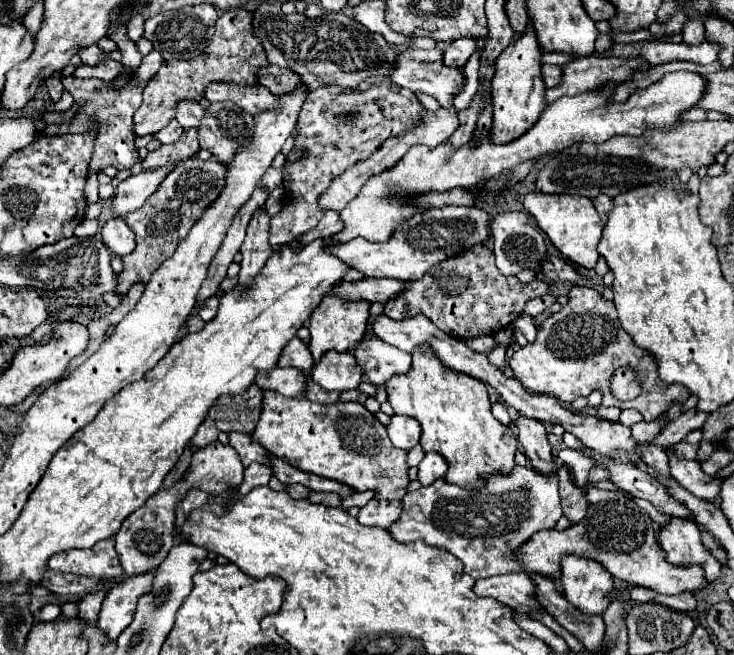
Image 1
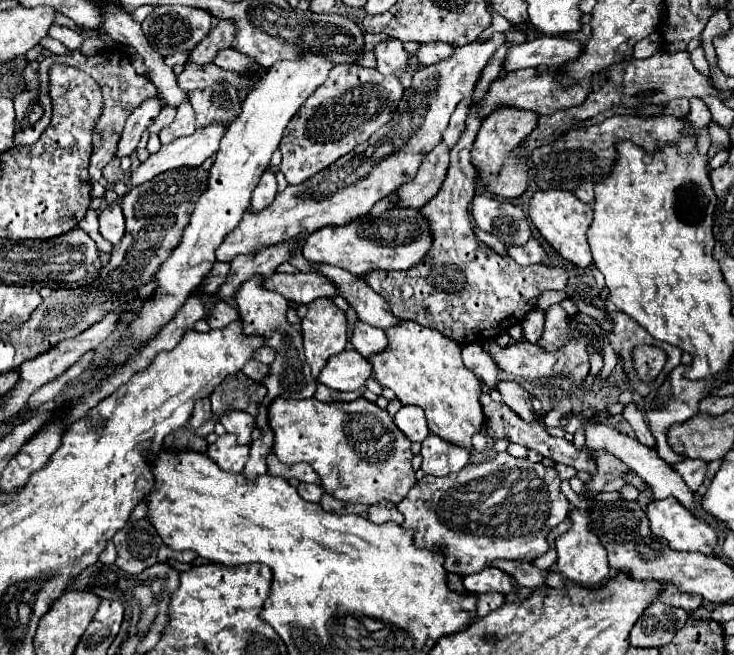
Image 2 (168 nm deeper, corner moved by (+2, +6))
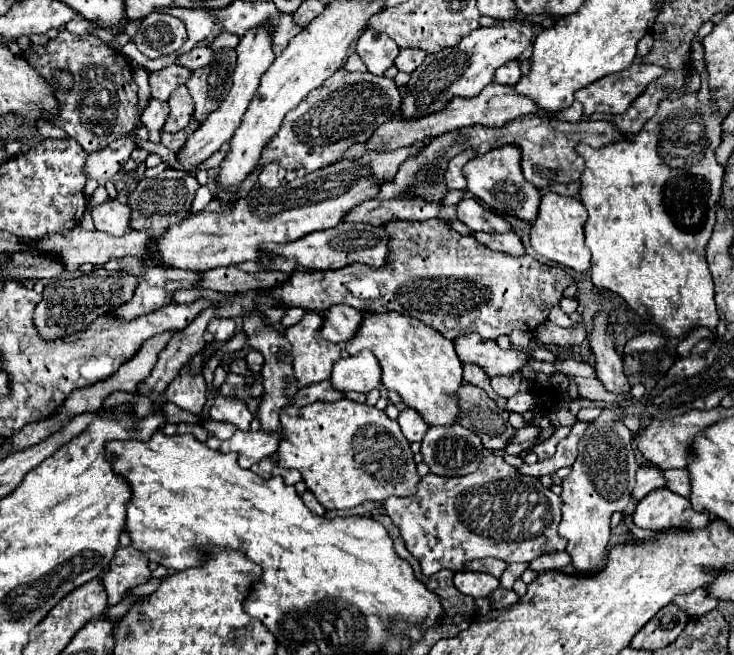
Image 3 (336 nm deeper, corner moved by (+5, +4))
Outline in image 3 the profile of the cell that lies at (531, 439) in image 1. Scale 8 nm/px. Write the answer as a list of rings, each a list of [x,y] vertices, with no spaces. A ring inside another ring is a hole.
[[[502,375],[502,377],[492,377],[492,389],[500,395],[500,397],[512,397],[518,393],[520,389],[520,377],[518,375]]]

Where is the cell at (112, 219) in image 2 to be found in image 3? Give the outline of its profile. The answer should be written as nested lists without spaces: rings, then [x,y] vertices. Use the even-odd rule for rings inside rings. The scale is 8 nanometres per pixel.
[[[108,199],[96,207],[90,207],[94,227],[108,235],[124,235],[128,231],[130,207],[120,203],[118,199]]]

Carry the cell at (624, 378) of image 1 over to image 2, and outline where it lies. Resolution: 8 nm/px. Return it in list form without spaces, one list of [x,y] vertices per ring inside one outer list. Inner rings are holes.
[[[643,345],[633,351],[633,359],[635,359],[635,369],[637,369],[639,377],[643,381],[653,381],[661,373],[661,369],[667,361],[667,355],[659,347]]]

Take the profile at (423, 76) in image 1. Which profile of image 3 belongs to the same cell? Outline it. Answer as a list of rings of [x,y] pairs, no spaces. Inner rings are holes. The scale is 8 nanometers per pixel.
[[[366,29],[356,43],[356,53],[362,57],[372,75],[384,75],[384,71],[392,67],[398,47],[392,39],[388,39],[388,35]]]

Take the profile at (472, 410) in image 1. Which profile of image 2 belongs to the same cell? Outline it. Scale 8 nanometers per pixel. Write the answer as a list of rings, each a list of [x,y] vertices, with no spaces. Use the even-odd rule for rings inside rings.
[[[399,321],[397,325],[389,327],[385,335],[389,345],[379,353],[369,355],[375,379],[383,387],[393,389],[401,403],[413,403],[421,407],[427,415],[431,433],[443,437],[445,441],[471,449],[471,453],[475,453],[475,457],[471,459],[473,463],[483,461],[485,457],[495,457],[497,451],[507,449],[509,441],[503,439],[495,441],[493,451],[475,451],[471,445],[471,437],[483,431],[483,411],[479,403],[481,381],[463,365],[461,345],[455,339],[445,337],[437,329],[421,327],[415,321]]]

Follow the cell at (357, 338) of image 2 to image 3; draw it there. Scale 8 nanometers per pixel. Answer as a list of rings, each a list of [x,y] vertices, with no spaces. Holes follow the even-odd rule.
[[[332,305],[324,313],[322,337],[332,343],[344,343],[352,339],[356,329],[360,329],[362,313],[348,305]]]

